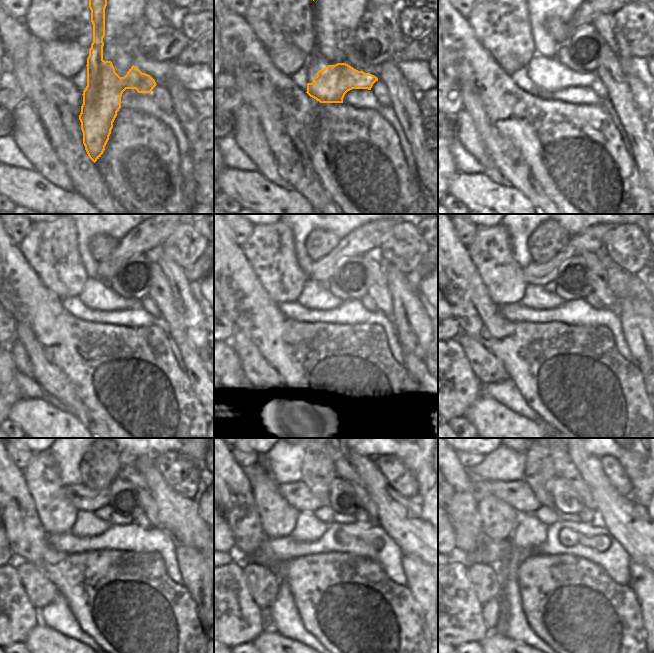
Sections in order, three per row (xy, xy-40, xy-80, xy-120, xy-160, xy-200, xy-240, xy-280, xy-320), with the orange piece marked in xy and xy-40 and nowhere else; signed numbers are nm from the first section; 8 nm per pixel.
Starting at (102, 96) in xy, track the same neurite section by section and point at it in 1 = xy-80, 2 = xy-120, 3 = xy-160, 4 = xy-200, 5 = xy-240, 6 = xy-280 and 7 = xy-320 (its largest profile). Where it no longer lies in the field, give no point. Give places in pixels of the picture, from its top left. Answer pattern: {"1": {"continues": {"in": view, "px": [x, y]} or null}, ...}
{"1": {"continues": {"in": "xy-80", "px": [558, 77]}}, "2": {"continues": {"in": "xy-120", "px": [108, 300]}}, "3": {"continues": {"in": "xy-160", "px": [326, 301]}}, "4": {"continues": {"in": "xy-200", "px": [551, 300]}}, "5": {"continues": {"in": "xy-240", "px": [93, 527]}}, "6": {"continues": {"in": "xy-280", "px": [316, 528]}}, "7": {"continues": {"in": "xy-320", "px": [539, 530]}}}

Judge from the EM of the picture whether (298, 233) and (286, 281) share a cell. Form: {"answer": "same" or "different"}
{"answer": "different"}

